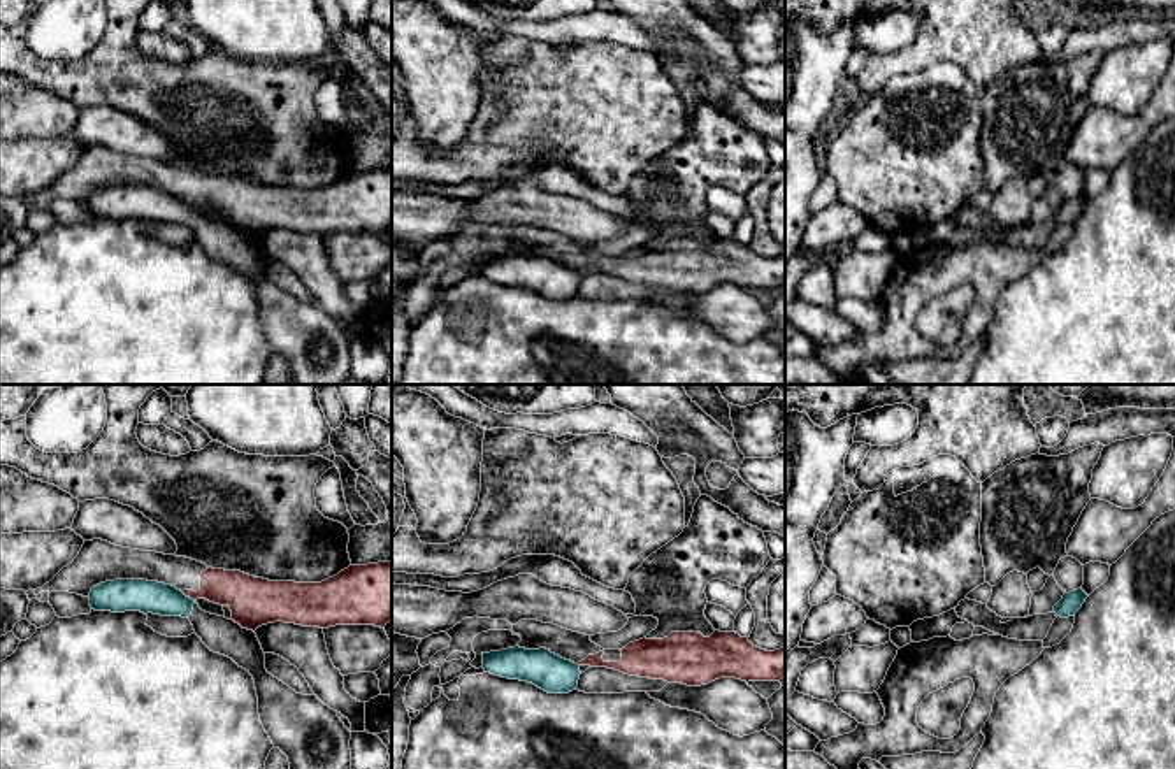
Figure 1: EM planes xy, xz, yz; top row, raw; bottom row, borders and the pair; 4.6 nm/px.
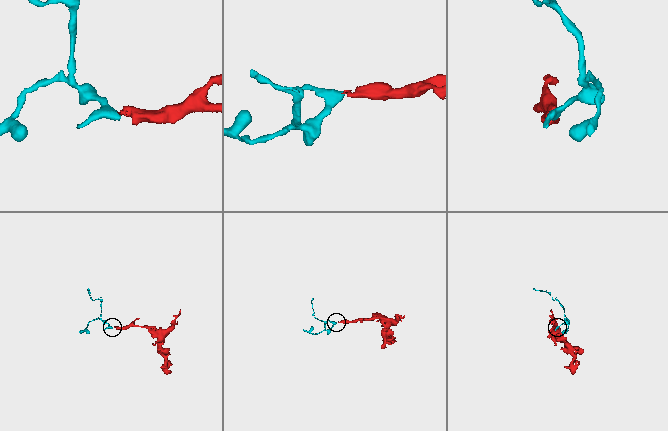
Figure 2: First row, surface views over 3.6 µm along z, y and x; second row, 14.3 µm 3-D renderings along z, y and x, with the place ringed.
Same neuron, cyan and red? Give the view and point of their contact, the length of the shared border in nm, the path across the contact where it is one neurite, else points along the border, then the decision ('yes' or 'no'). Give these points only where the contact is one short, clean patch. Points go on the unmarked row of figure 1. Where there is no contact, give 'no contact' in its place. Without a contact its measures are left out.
contact xy (188, 204); length 80 nm; border xy (181, 199), (194, 208); no

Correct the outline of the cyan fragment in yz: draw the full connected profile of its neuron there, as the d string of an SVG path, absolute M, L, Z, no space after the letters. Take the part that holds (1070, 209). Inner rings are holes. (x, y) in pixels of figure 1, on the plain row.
M1078 195L1064 200L1063 205L1054 212L1054 219L1061 225L1075 223L1089 202Z

